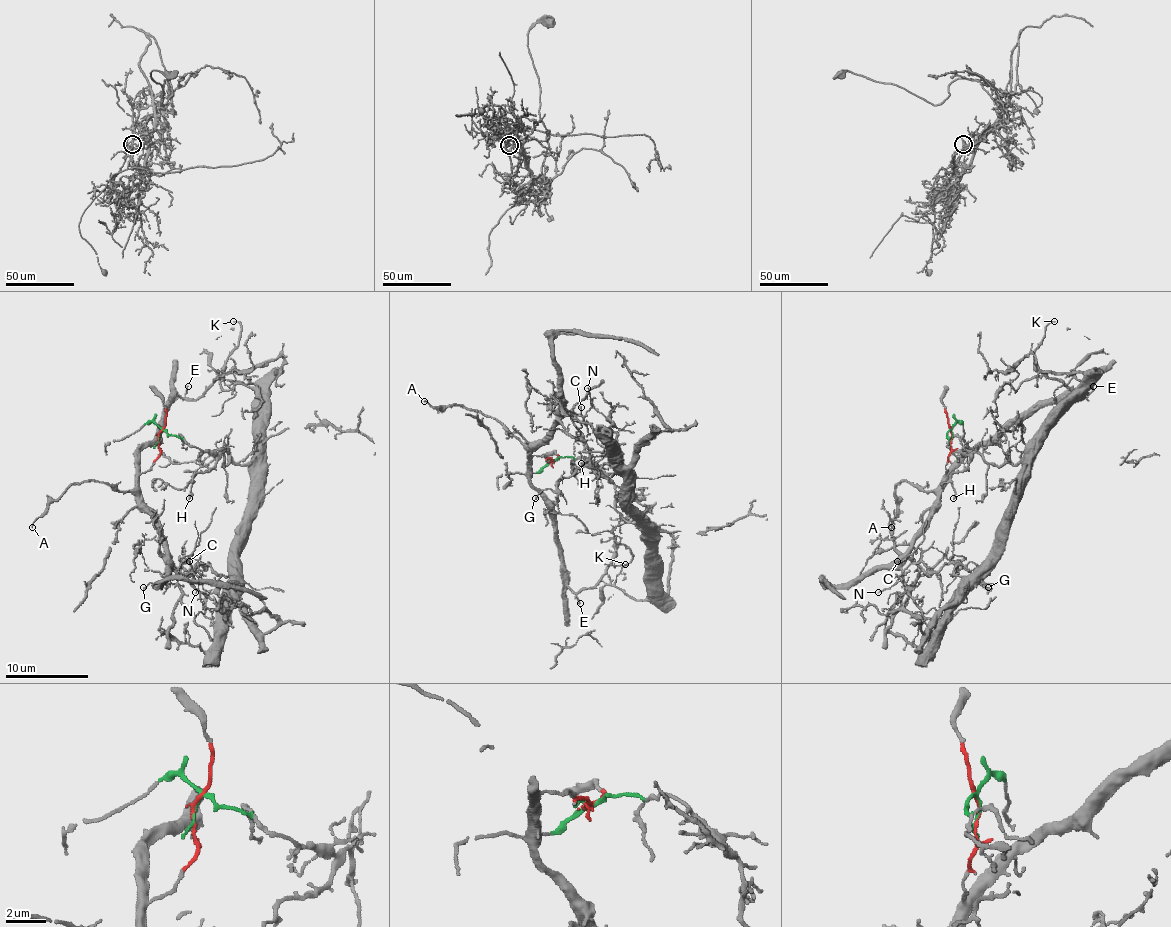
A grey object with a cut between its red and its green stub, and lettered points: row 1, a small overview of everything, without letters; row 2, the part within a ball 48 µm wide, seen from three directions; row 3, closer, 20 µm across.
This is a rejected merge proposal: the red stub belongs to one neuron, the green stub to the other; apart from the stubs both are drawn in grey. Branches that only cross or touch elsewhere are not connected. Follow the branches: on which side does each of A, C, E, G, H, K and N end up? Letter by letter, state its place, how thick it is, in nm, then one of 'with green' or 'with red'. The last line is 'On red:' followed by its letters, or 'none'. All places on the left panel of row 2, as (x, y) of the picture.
A: place (32, 527); calibre 120 nm; with red
C: place (189, 561); calibre 90 nm; with red
E: place (188, 386); calibre 130 nm; with red
G: place (143, 587); calibre 120 nm; with green
H: place (189, 498); calibre 170 nm; with green
K: place (233, 321); calibre 120 nm; with red
N: place (195, 592); calibre 80 nm; with red
On red: A, C, E, K, N

